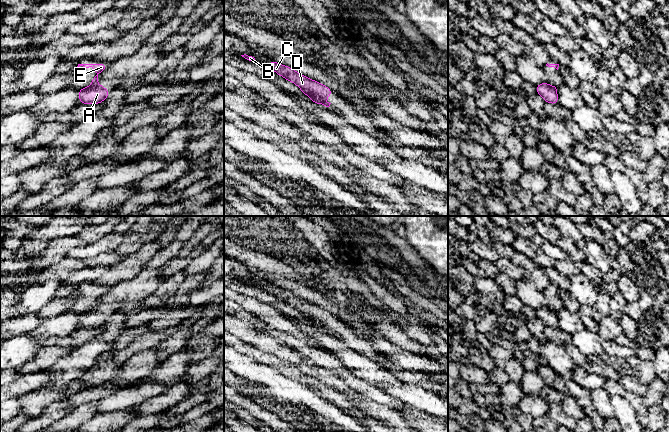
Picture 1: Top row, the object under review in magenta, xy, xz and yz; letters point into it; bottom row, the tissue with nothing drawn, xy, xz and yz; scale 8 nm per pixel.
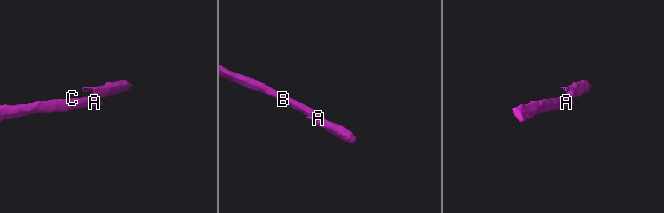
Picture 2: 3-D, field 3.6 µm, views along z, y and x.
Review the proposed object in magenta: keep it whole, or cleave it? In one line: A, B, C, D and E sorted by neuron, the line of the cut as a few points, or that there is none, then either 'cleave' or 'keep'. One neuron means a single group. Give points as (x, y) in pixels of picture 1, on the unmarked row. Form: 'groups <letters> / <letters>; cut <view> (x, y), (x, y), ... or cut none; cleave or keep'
groups A B C D / E; cut xy (96, 307), (92, 309); cleave

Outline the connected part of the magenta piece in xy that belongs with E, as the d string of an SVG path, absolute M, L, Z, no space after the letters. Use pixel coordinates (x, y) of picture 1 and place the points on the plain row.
M78 288L77 291L80 291L80 290L83 290L85 292L92 291L94 295L97 297L97 299L91 304L91 309L95 309L98 307L99 305L98 299L108 291L107 288Z

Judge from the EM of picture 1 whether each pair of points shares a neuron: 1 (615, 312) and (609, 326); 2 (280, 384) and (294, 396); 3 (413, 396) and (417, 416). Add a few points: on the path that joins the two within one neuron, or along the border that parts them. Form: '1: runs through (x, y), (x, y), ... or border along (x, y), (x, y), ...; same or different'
1: border along (618, 319), (613, 319), (607, 315), (598, 322); different
2: runs through (283, 387), (291, 394); same
3: border along (406, 404), (437, 417); different

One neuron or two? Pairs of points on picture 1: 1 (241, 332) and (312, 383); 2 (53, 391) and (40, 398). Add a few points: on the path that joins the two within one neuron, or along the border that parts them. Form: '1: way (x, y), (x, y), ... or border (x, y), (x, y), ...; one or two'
1: way (259, 339), (281, 351), (295, 365); one
2: way (50, 394), (43, 398); one

